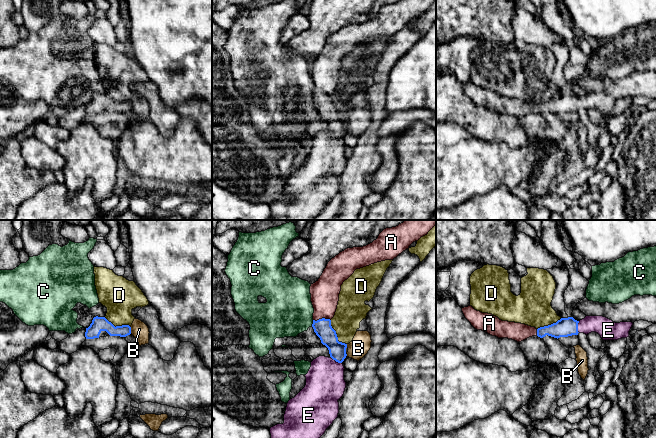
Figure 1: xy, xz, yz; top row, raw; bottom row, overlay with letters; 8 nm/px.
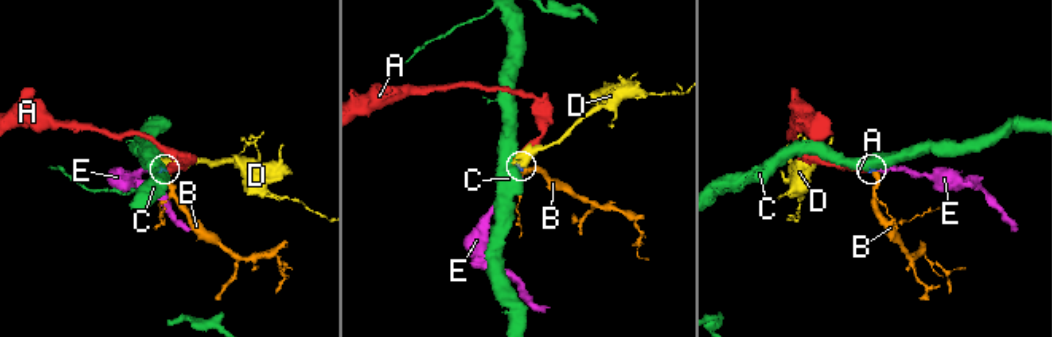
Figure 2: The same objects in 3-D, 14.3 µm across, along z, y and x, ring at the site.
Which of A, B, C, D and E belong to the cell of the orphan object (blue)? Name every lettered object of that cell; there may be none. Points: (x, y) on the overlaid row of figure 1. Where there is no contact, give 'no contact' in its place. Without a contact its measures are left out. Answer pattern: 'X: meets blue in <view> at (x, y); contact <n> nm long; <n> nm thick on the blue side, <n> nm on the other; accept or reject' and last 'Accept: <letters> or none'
A: meets blue in xz at (322, 318); contact 140 nm long; 140 nm thick on the blue side, 220 nm on the other; accept
B: meets blue in xy at (130, 330); contact 70 nm long; 110 nm thick on the blue side, 140 nm on the other; reject
C: meets blue in xz at (313, 323); contact 50 nm long; 140 nm thick on the blue side, 380 nm on the other; reject
D: meets blue in xz at (336, 334); contact 240 nm long; 140 nm thick on the blue side, 240 nm on the other; reject
E: meets blue in yz at (577, 327); contact 100 nm long; 150 nm thick on the blue side, 160 nm on the other; accept
Accept: A, E

